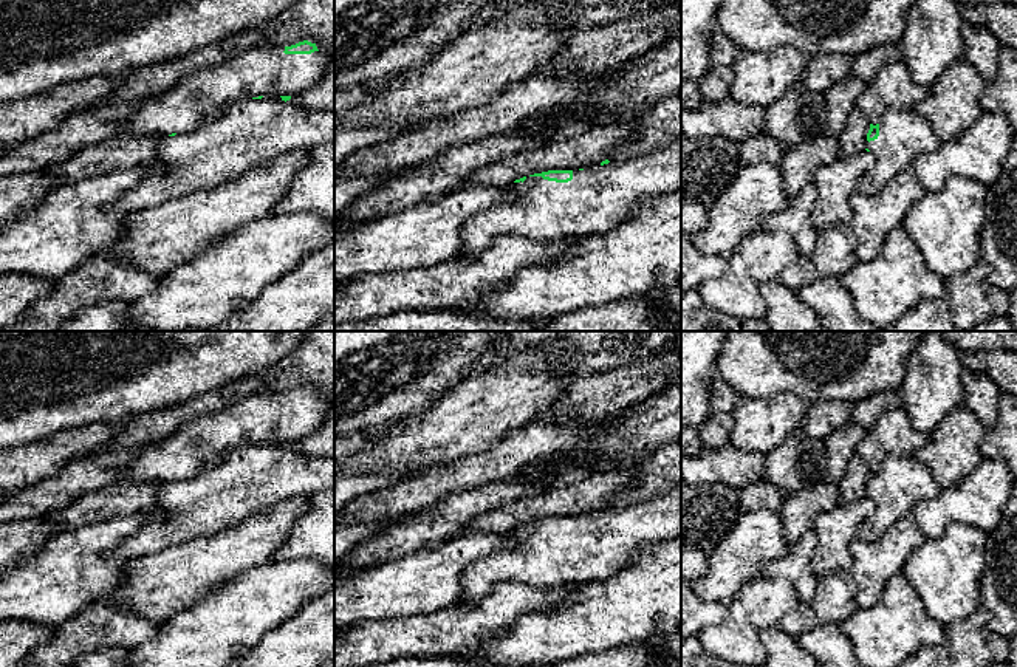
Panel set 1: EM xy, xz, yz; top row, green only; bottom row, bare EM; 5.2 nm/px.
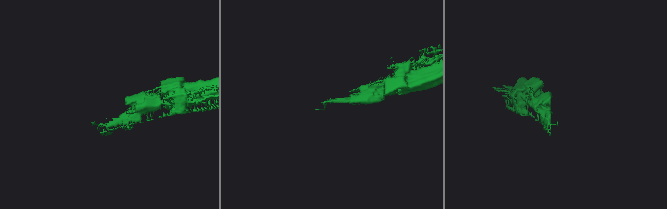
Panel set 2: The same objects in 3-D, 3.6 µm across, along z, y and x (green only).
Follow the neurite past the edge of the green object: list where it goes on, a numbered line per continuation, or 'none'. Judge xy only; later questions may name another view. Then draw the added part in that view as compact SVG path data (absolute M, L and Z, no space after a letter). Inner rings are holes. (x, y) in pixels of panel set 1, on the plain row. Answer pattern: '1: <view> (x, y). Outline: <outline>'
1: xy (263, 417). Outline: M254 393L220 412L186 422L164 440L139 447L119 481L189 480L237 447L294 443L314 432L333 404L324 398L283 398L285 393Z

